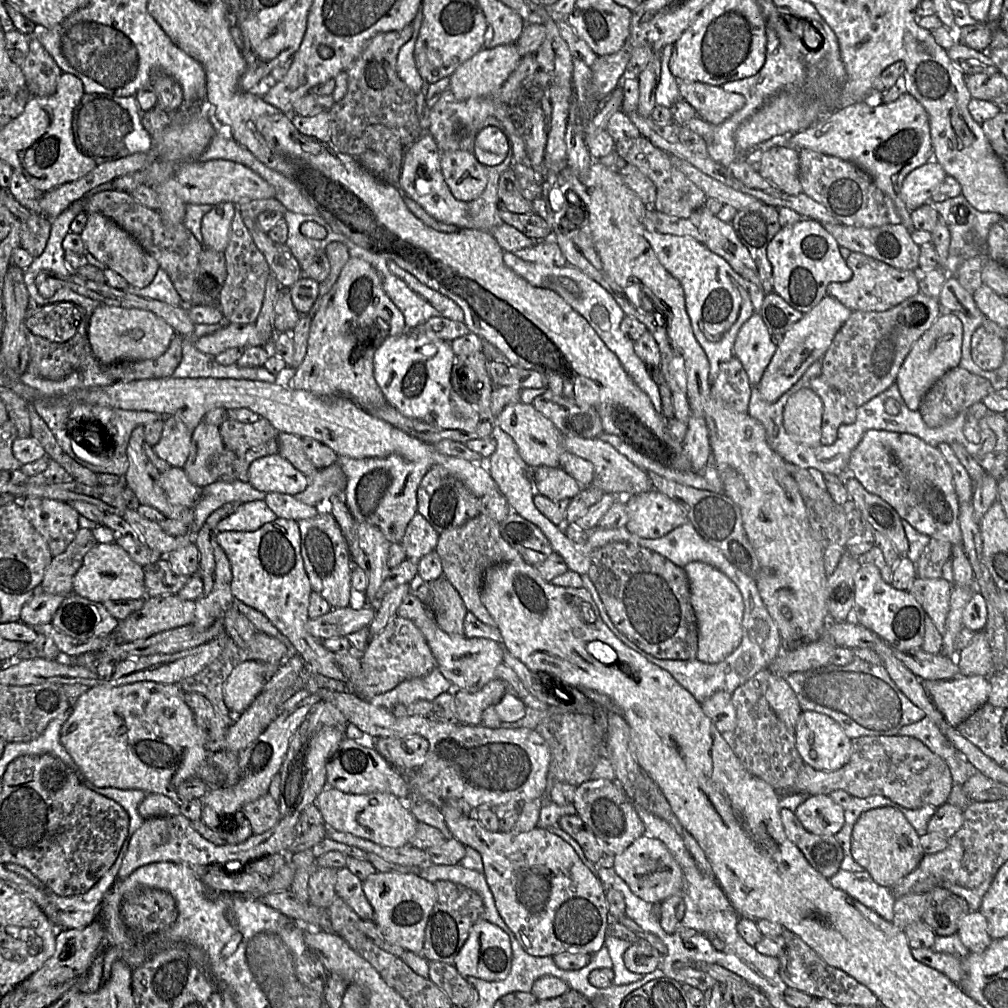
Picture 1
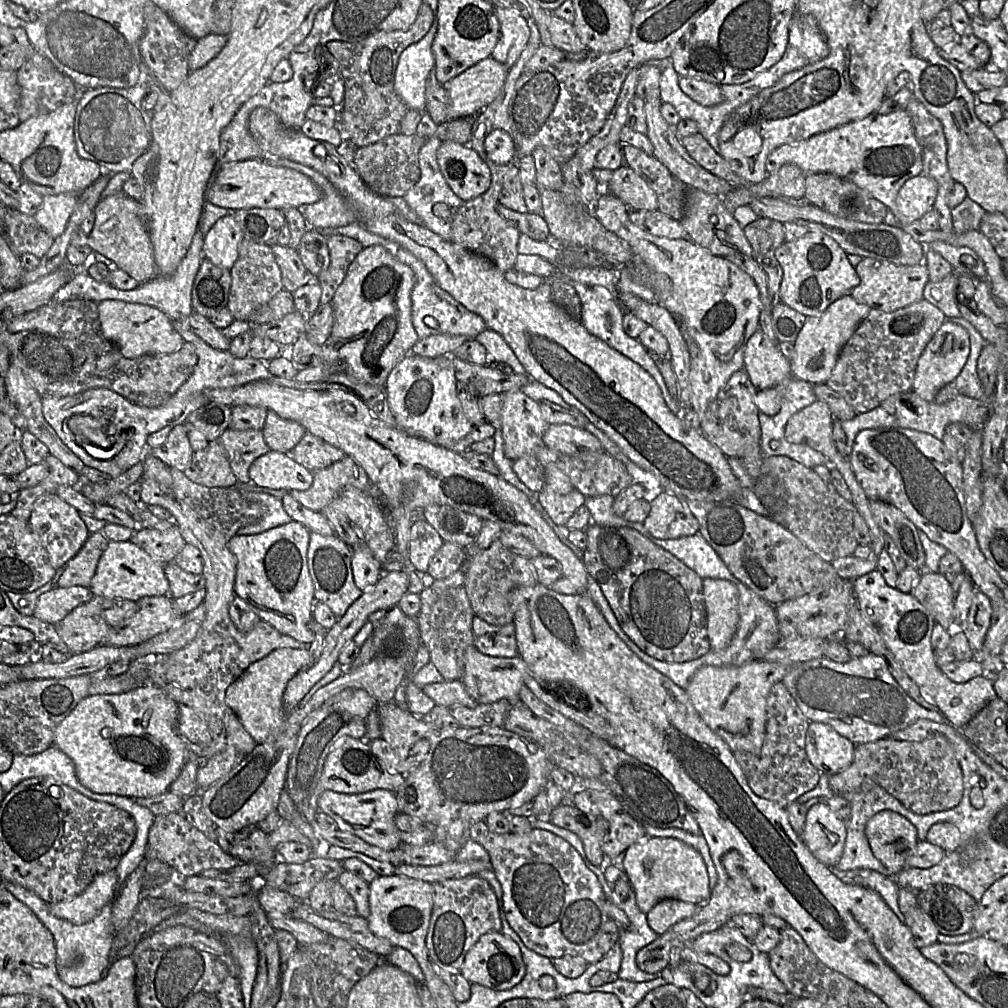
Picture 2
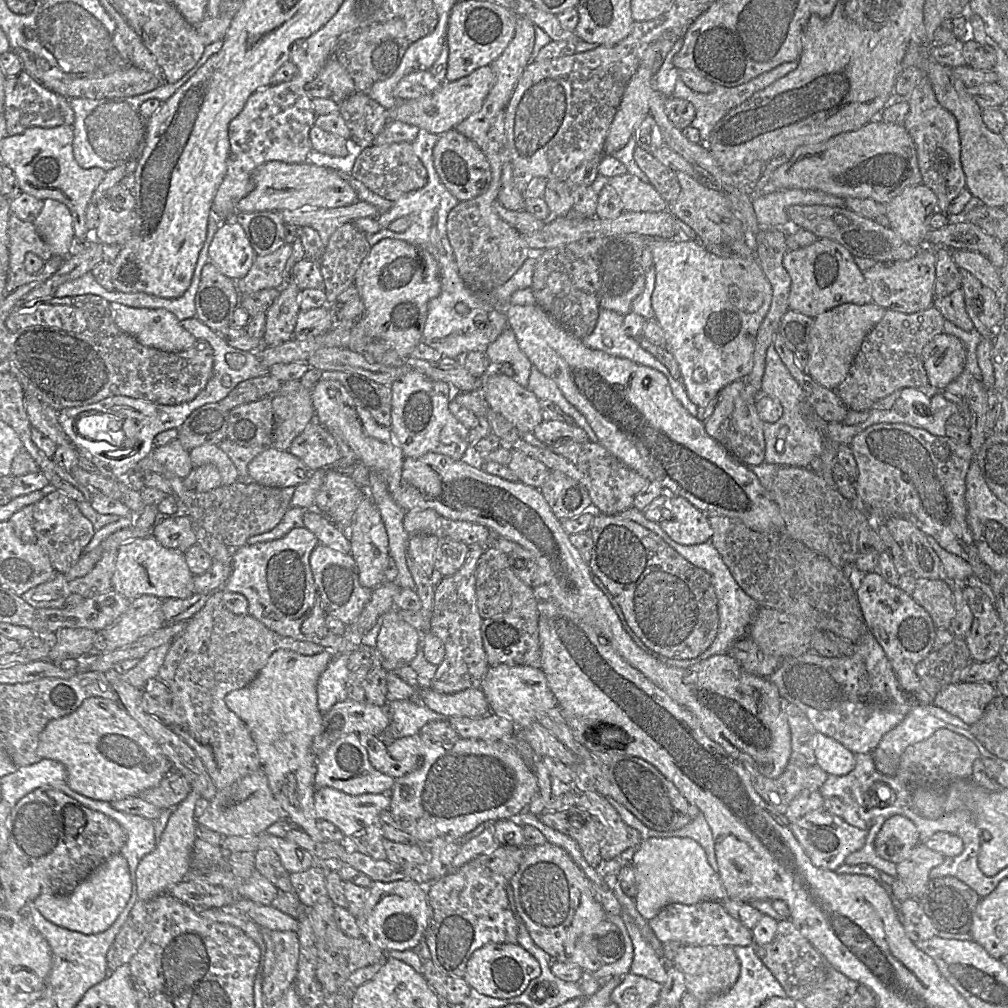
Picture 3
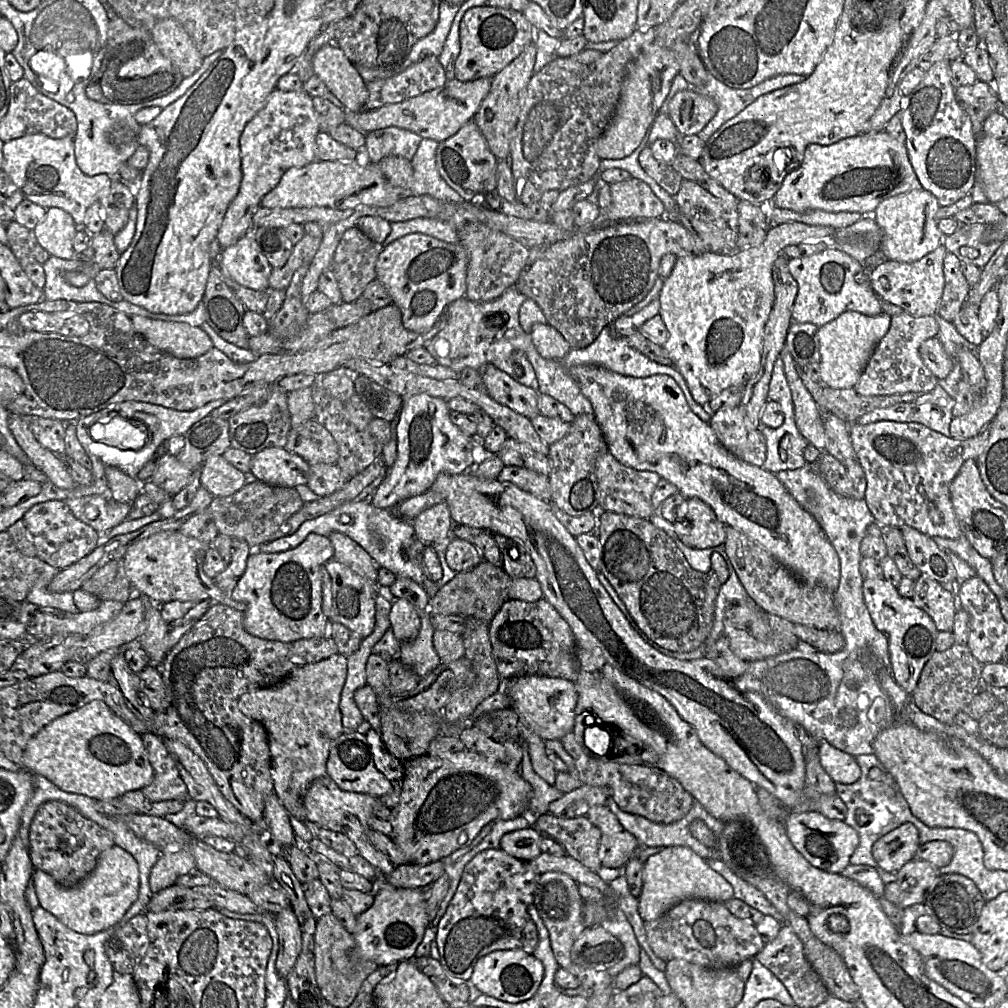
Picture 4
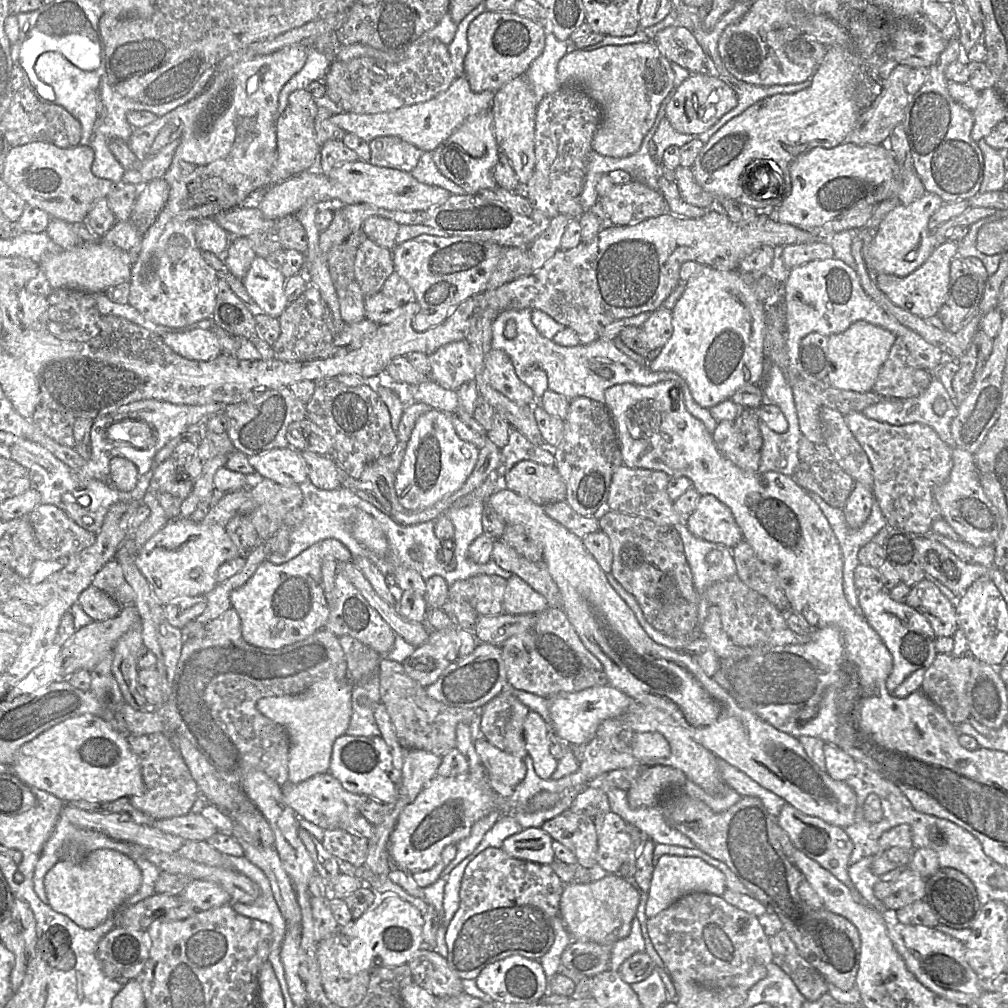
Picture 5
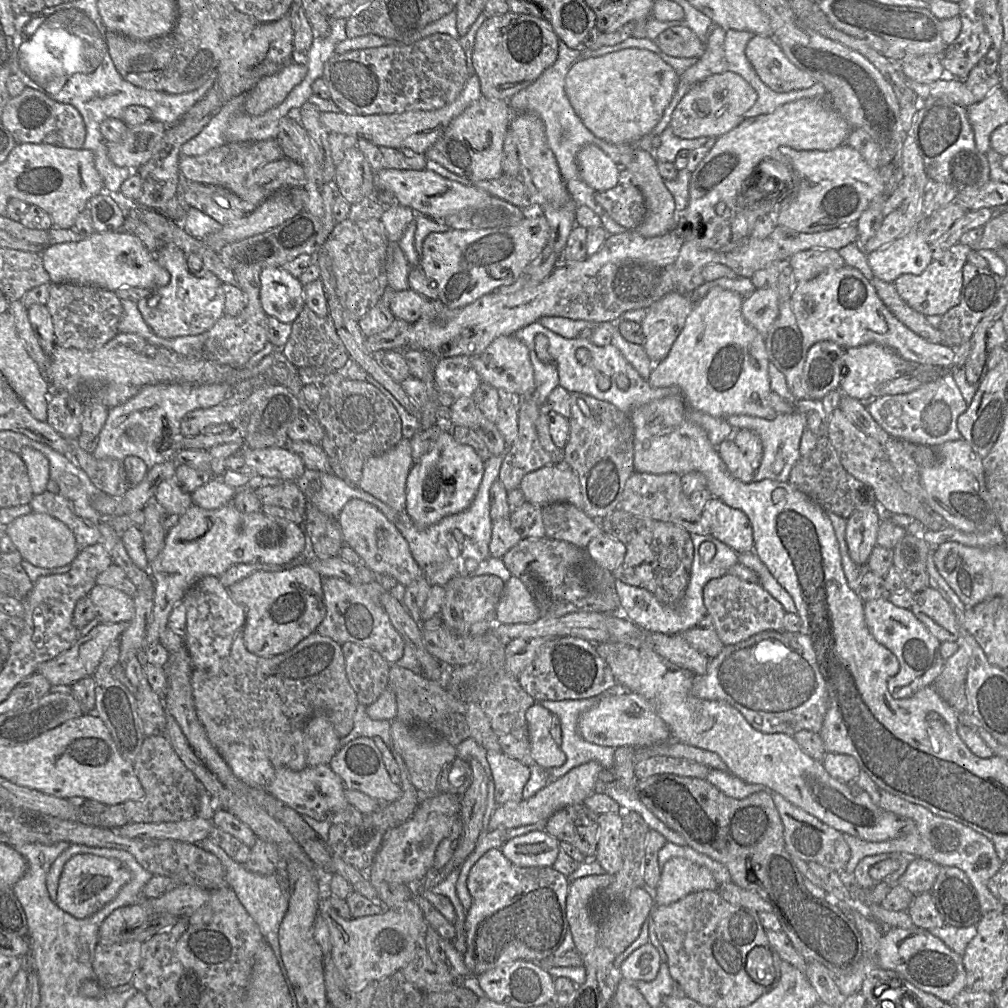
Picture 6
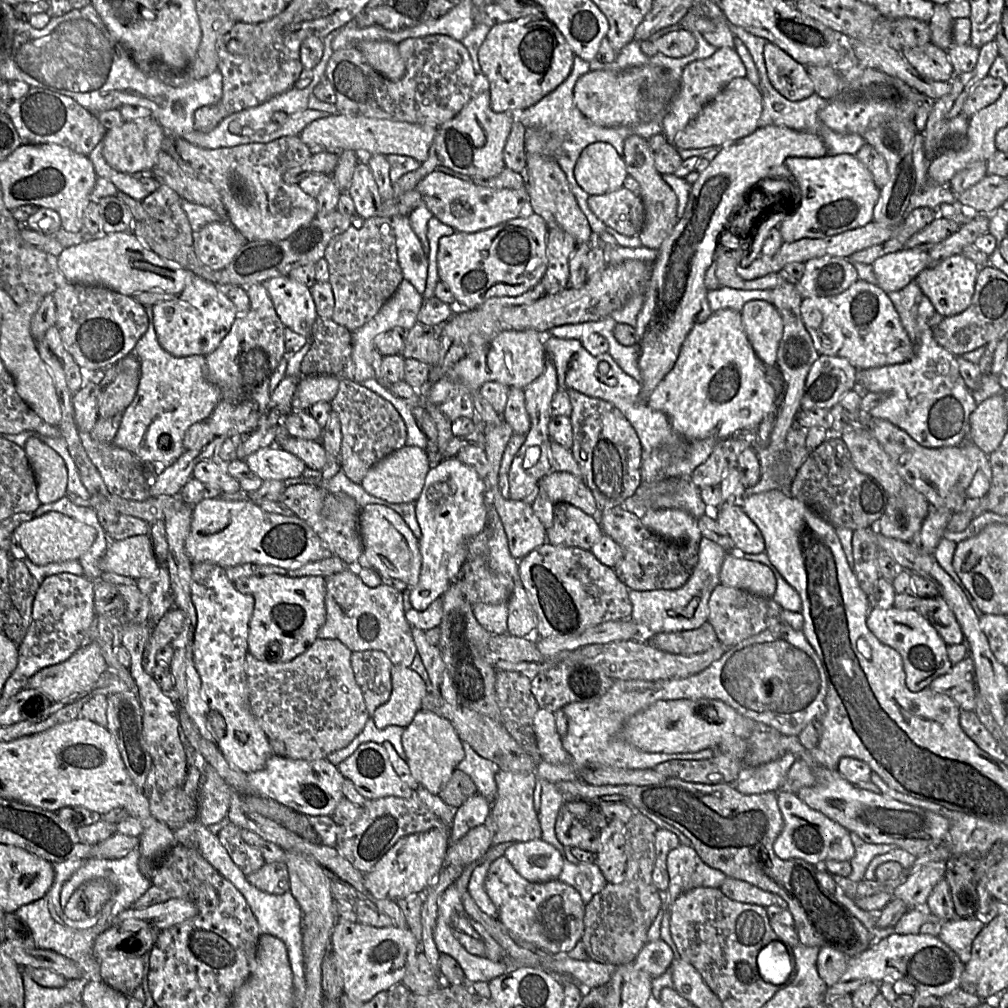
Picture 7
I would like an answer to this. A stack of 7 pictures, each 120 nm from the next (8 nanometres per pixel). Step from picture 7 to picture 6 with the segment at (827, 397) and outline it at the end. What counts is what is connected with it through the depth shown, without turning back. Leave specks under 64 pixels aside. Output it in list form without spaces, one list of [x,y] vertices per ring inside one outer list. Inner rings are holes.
[[[820,341],[808,349],[803,379],[811,400],[821,401],[827,394],[839,390],[847,373],[845,350],[831,341]]]

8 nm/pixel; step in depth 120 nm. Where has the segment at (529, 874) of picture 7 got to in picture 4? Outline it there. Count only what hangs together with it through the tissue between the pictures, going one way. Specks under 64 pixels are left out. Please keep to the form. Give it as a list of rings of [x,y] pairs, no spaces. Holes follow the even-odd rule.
[[[535,827],[508,832],[501,837],[500,849],[510,856],[528,862],[539,856],[540,840],[543,835]]]

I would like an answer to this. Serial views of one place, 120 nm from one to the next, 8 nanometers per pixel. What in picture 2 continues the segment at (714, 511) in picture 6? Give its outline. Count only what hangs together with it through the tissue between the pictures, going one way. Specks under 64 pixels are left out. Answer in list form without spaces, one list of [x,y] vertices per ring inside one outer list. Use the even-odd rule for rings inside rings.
[[[663,491],[650,504],[651,509],[643,525],[652,536],[677,539],[699,532],[699,523],[683,499]]]

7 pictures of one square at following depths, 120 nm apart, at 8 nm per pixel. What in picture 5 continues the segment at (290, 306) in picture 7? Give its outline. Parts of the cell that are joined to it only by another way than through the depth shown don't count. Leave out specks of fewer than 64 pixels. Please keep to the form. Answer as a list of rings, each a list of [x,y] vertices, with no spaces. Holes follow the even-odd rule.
[[[256,256],[241,281],[258,311],[278,319],[288,306],[284,292],[286,278],[265,258]]]

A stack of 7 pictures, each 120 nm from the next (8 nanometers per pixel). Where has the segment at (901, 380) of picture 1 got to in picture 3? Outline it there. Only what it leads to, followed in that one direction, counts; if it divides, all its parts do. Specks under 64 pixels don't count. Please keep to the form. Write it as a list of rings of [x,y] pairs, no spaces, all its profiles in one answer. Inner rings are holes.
[[[942,332],[936,335],[923,350],[923,364],[929,386],[941,391],[962,374],[965,362],[965,346],[951,334]]]

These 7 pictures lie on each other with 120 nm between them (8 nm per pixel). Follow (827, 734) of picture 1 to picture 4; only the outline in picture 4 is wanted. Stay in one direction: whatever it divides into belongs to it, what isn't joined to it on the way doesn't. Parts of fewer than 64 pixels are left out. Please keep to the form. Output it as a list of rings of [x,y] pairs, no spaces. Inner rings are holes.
[[[818,741],[817,749],[821,766],[835,783],[852,784],[860,778],[855,757],[826,741]]]

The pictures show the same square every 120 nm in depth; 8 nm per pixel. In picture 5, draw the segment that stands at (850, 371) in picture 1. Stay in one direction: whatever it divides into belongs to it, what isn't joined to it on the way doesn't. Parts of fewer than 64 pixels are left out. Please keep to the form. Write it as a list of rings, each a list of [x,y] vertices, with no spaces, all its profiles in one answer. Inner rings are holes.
[[[896,338],[872,391],[884,398],[911,398],[926,390],[932,379],[932,374],[913,360],[903,340]]]

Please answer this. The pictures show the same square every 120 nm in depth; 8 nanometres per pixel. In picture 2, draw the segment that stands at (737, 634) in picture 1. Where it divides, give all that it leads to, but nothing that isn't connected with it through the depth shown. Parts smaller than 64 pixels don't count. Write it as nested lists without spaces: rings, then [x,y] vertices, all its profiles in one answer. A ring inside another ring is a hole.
[[[705,578],[702,582],[710,650],[719,651],[730,644],[737,630],[739,593],[728,580]]]

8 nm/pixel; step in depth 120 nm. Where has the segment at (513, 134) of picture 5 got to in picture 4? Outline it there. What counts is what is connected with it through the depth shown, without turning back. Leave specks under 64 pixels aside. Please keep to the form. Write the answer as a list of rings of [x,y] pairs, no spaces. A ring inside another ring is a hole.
[[[530,43],[523,52],[491,78],[491,86],[487,96],[473,117],[481,133],[485,137],[490,151],[498,160],[508,160],[510,143],[521,110],[524,91],[534,74],[536,44]]]

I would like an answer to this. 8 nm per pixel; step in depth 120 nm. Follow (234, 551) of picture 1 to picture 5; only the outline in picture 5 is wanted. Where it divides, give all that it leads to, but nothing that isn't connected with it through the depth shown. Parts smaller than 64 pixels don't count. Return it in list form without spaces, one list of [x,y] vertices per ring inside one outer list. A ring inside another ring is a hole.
[[[331,538],[324,539],[311,545],[288,562],[274,564],[268,560],[263,561],[242,586],[231,592],[231,606],[240,617],[242,637],[247,643],[260,648],[280,648],[303,640],[319,629],[324,629],[329,616],[321,577],[321,563],[325,557],[333,557],[338,563],[353,559],[349,549],[341,542]]]

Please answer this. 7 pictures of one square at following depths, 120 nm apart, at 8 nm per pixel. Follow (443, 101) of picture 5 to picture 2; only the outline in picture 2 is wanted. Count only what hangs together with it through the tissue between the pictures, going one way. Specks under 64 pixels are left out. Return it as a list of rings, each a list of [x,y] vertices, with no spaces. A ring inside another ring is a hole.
[[[487,57],[442,85],[449,95],[448,121],[476,116],[500,94],[508,69]]]

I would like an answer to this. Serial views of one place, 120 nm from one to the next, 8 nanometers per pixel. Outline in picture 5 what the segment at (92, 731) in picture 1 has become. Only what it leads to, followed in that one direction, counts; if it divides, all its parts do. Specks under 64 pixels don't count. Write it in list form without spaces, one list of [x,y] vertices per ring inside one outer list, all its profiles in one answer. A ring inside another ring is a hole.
[[[82,714],[77,717],[69,718],[45,732],[41,733],[31,741],[23,744],[17,751],[14,761],[10,766],[12,772],[25,784],[30,787],[35,787],[53,794],[65,803],[74,800],[88,800],[88,801],[108,801],[113,802],[121,797],[141,796],[145,792],[145,785],[142,777],[141,766],[139,760],[133,750],[131,749],[128,737],[115,730],[106,720],[101,716],[93,714]]]

